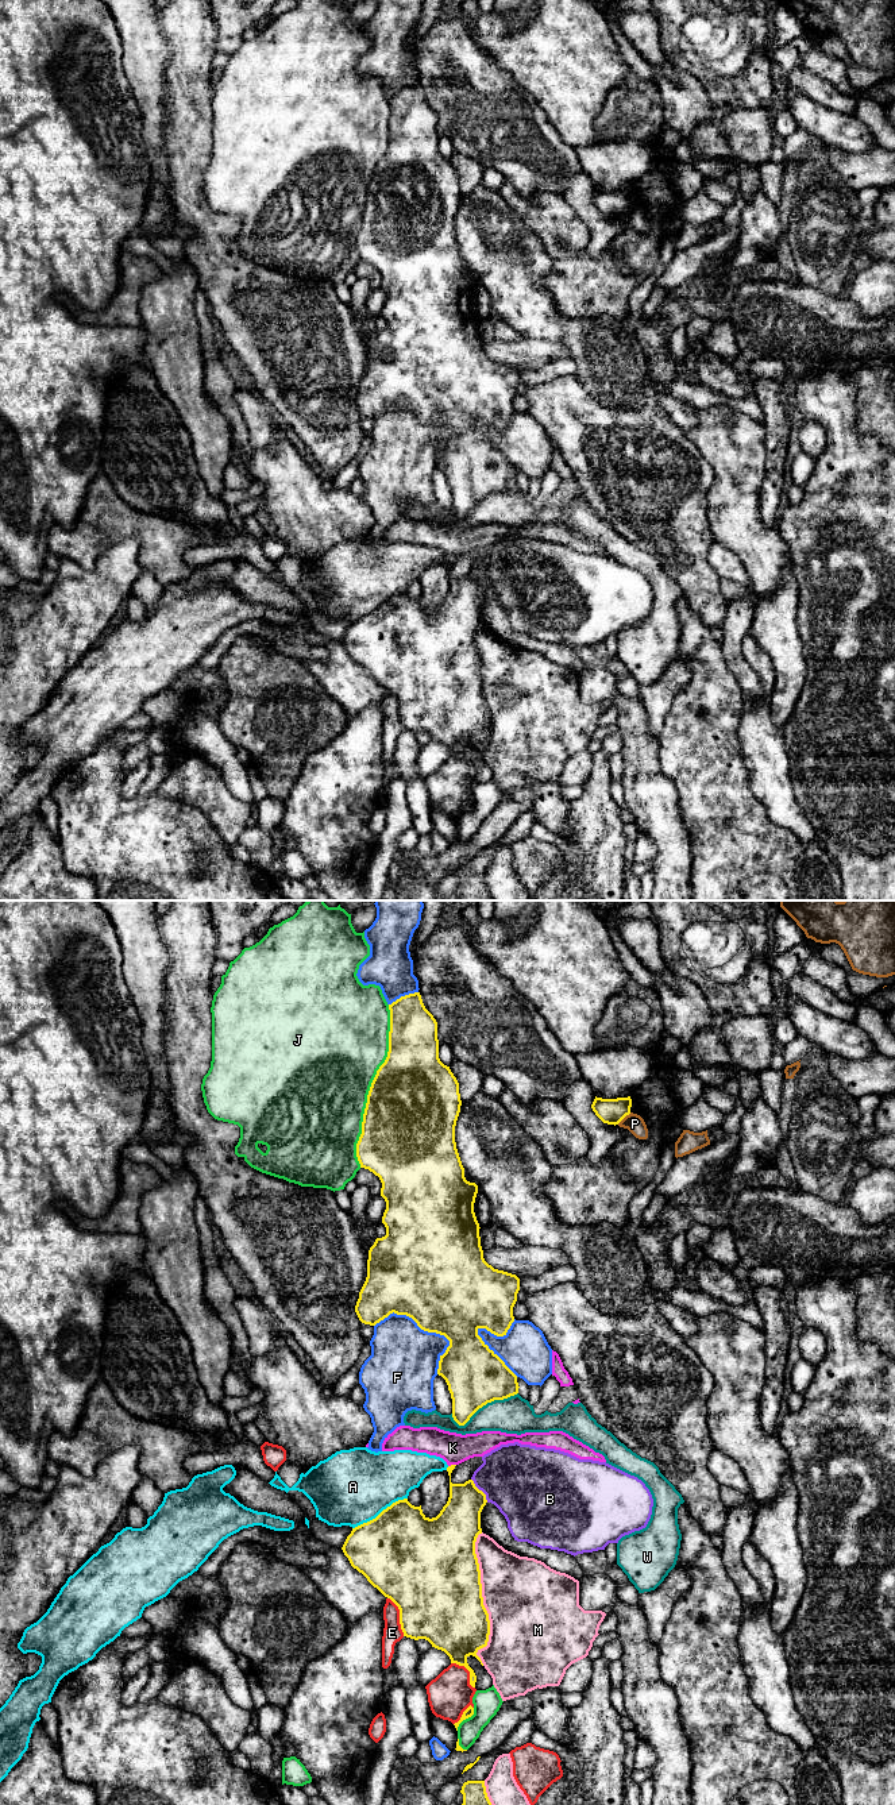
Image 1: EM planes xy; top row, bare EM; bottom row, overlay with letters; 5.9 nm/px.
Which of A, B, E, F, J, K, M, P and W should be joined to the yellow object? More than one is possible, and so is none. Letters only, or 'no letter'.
no letter

